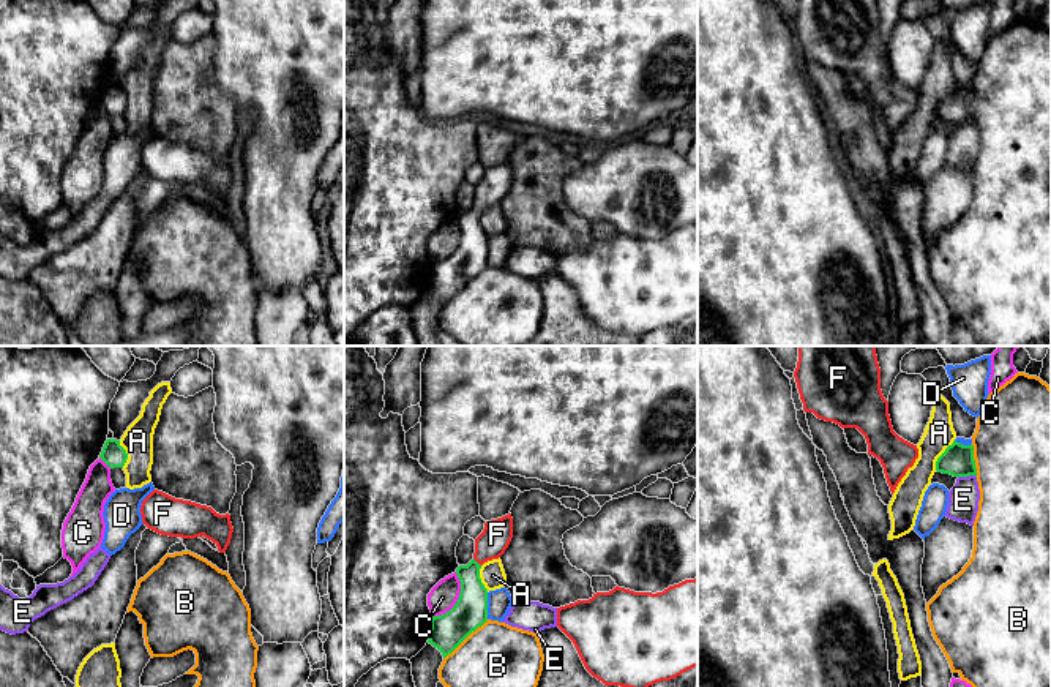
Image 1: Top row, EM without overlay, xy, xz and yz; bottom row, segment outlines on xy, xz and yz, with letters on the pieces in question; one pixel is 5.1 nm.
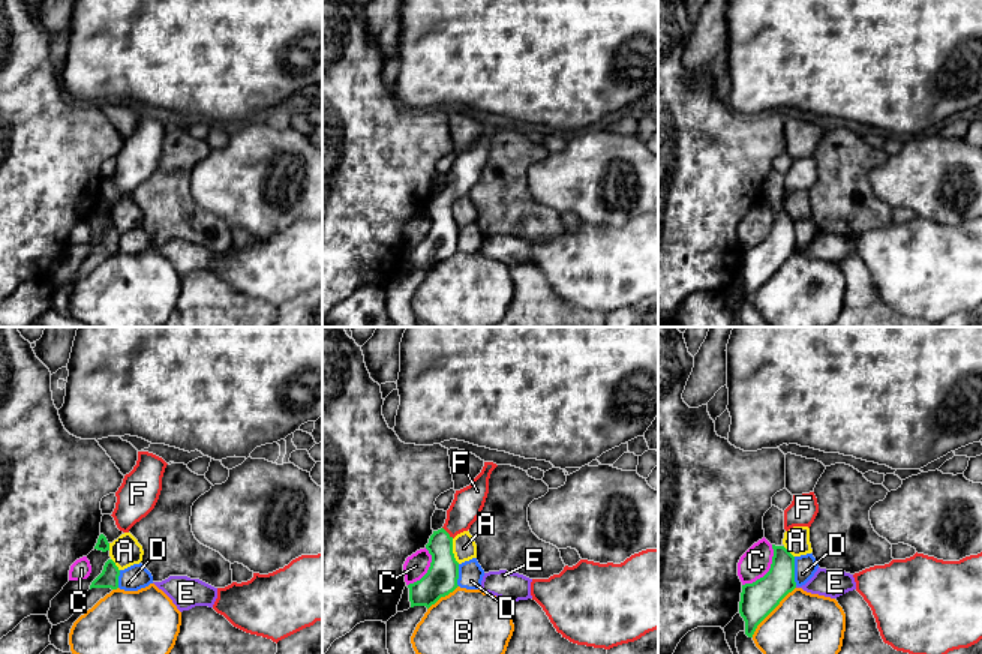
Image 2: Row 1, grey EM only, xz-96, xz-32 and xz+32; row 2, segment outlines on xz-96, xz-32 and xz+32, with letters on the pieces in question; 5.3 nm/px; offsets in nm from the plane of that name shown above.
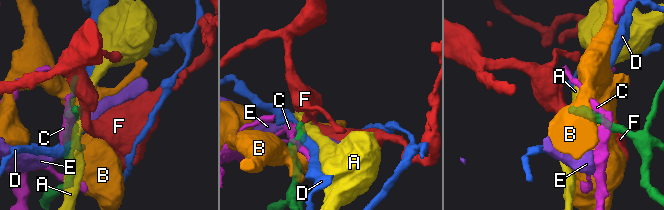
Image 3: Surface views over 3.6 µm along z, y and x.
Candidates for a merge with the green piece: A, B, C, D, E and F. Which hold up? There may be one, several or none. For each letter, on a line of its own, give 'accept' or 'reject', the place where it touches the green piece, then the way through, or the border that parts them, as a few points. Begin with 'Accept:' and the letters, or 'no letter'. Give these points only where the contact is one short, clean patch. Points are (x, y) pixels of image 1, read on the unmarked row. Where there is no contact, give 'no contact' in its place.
Accept: F
A: reject | yz (941, 101) | along yz (953, 86), (938, 105), (935, 116)
B: reject | xz (466, 283)
C: reject | xz (458, 245) | along xz (456, 218), (460, 228), (458, 247), (444, 259), (433, 262)
D: reject | xz (486, 251)
E: reject | yz (966, 122) | along yz (976, 122), (958, 123)
F: accept | xz (477, 209) | across xz (471, 256), (471, 217), (477, 209), (491, 190)

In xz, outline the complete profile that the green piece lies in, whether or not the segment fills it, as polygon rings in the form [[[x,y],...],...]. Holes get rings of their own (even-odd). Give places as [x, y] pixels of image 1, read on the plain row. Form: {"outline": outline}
{"outline": [[[511,160],[486,167],[483,178],[475,185],[473,205],[456,215],[461,227],[459,245],[445,261],[432,262],[428,286],[443,305],[488,267],[488,235],[481,229],[480,215],[484,208],[499,205],[511,185]]]}

